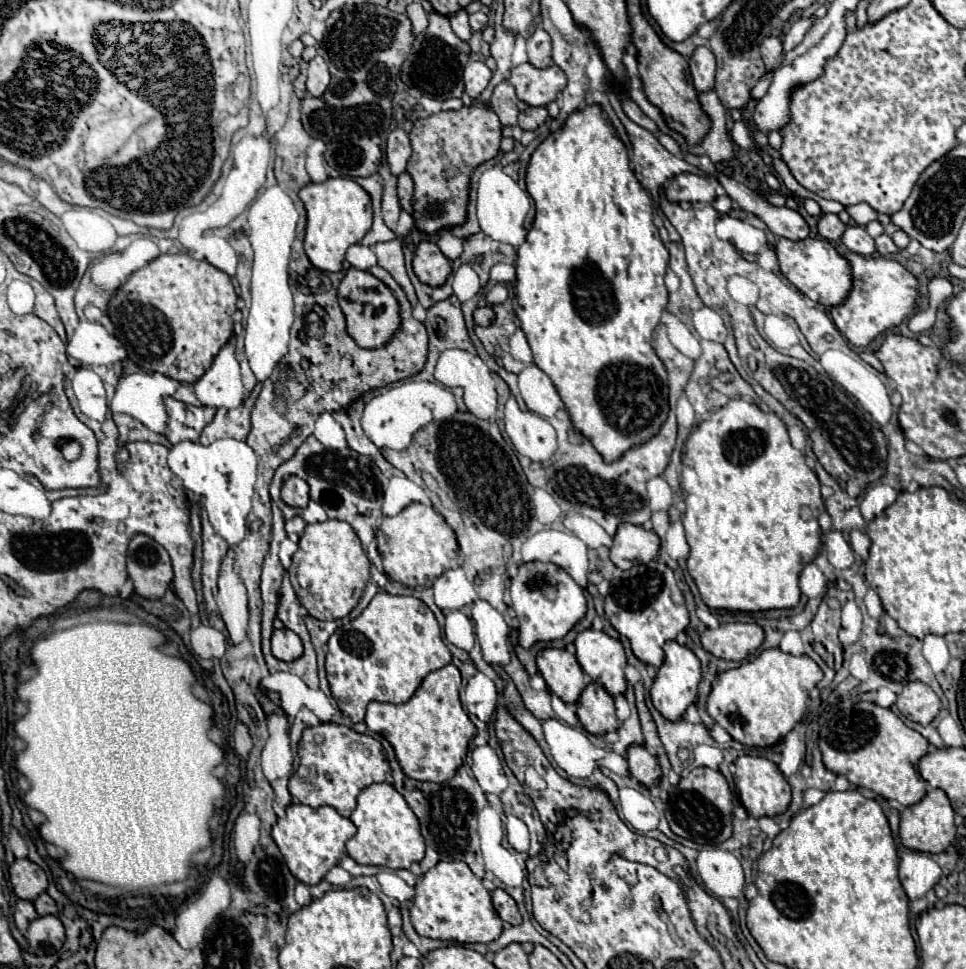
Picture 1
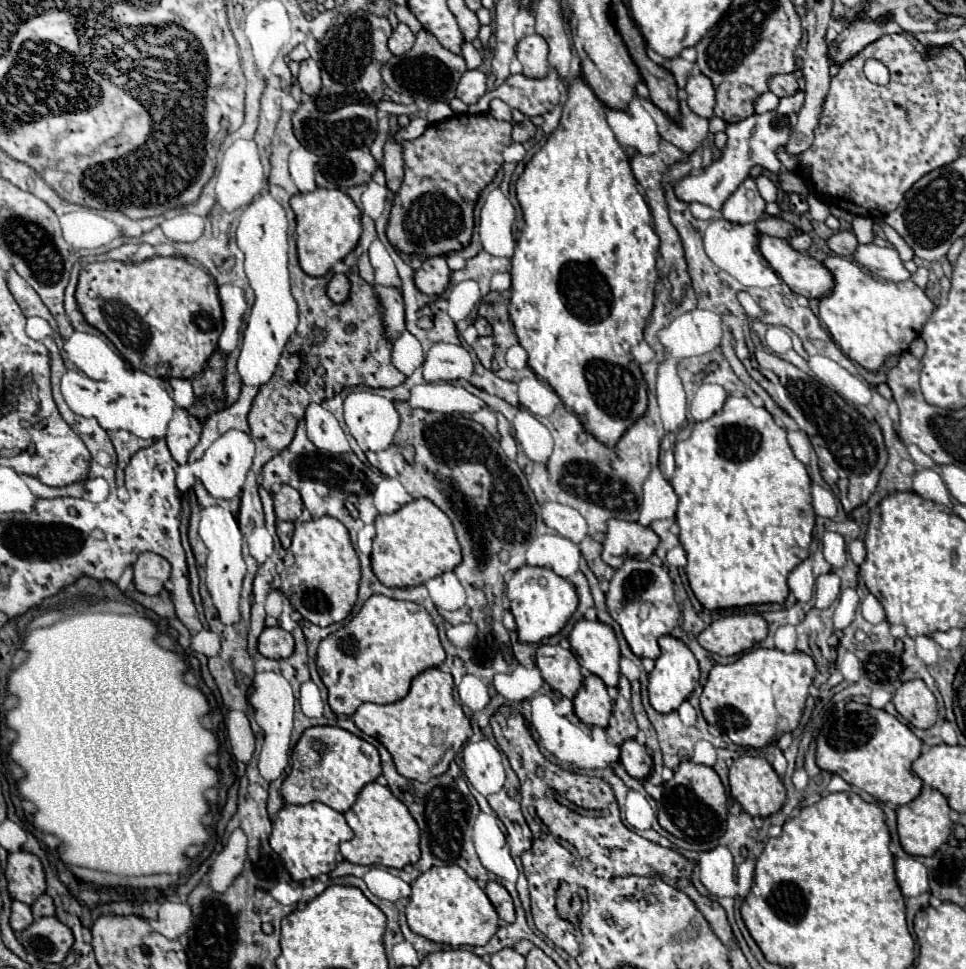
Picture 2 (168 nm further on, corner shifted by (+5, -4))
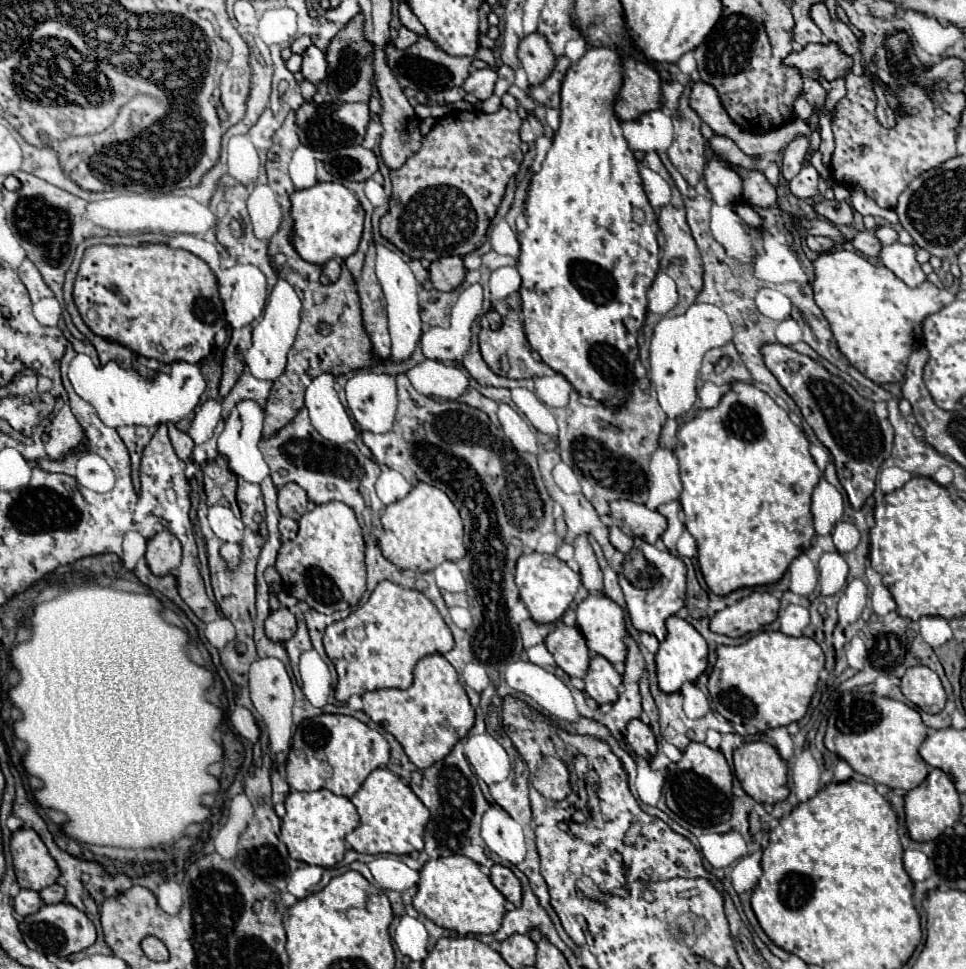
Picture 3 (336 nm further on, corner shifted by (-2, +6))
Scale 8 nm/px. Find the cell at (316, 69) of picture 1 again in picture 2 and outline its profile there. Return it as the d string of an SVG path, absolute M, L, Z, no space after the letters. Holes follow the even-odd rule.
M308 58L304 62L300 62L300 74L298 74L298 82L302 86L302 92L304 94L318 94L320 88L322 88L322 82L320 82L320 66L316 60Z

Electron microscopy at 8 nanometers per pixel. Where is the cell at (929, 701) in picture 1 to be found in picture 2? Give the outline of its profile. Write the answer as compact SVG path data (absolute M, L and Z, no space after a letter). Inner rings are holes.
M908 680L894 698L894 708L916 728L930 728L936 724L936 698L922 680Z

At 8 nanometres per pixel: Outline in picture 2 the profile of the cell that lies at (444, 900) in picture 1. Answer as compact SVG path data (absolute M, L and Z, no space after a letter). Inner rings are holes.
M456 864L434 866L414 880L410 904L406 906L406 918L414 934L452 948L482 946L498 930L498 914L488 896L476 880Z

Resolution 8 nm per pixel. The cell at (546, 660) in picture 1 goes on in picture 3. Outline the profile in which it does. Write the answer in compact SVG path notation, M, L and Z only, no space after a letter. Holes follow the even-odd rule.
M557 626L545 638L545 646L555 656L555 664L563 668L565 674L579 678L585 676L589 668L589 650L577 626Z

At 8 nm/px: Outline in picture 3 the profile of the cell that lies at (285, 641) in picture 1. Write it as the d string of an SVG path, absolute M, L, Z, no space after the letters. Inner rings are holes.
M281 606L279 610L273 610L265 620L265 634L275 642L289 640L295 634L295 630L297 630L295 616L285 606Z

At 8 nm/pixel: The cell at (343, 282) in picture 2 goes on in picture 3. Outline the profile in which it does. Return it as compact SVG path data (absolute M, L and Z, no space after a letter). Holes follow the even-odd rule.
M329 260L325 266L323 266L323 272L321 272L321 284L331 284L339 278L339 272L341 272L341 266L335 262L335 260Z

